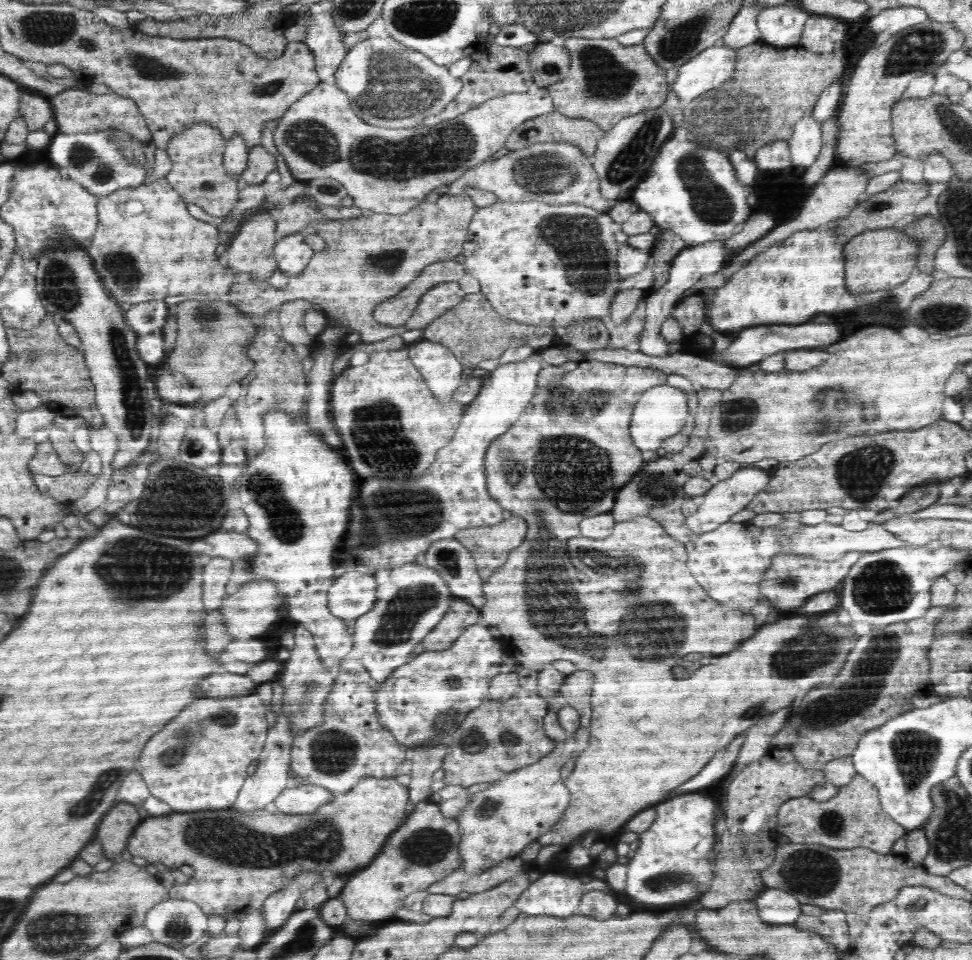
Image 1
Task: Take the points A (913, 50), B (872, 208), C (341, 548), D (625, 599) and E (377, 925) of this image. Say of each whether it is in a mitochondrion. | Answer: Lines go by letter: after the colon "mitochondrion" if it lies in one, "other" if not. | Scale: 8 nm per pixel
A: mitochondrion
B: mitochondrion
C: other
D: mitochondrion
E: other

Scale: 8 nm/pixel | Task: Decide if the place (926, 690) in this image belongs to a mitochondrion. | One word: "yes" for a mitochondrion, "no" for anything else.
no

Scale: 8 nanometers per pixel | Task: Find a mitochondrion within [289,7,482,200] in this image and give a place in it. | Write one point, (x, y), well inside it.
(392, 84)

